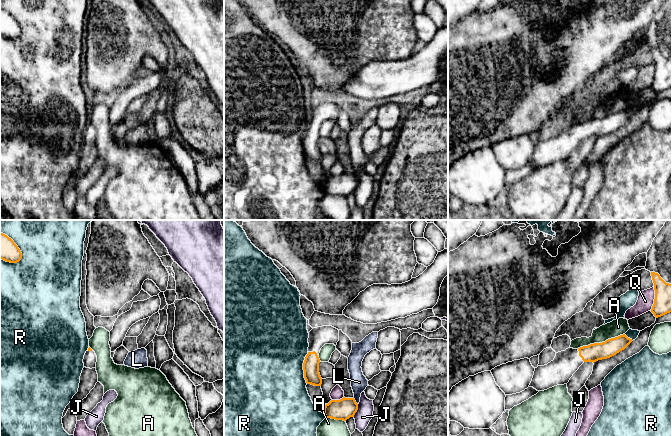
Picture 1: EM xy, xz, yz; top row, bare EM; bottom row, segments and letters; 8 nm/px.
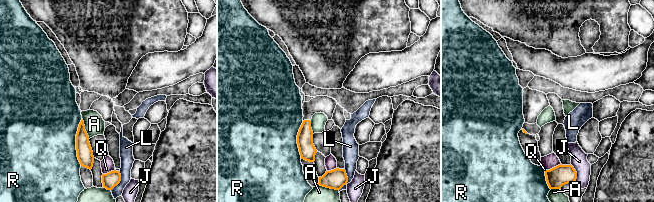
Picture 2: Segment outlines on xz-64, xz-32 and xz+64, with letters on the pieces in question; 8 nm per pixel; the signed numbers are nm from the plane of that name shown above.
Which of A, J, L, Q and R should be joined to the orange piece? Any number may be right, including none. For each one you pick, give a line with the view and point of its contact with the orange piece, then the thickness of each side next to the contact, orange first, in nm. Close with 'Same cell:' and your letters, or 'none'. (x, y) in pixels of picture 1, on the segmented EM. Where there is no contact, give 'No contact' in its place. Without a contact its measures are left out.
Same cell: none

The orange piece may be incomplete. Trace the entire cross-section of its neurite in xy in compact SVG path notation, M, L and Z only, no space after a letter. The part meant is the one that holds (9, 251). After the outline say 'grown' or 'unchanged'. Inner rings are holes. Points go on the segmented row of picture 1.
M0 233L0 259L17 263L21 260L22 253L14 241L7 235Z; unchanged

